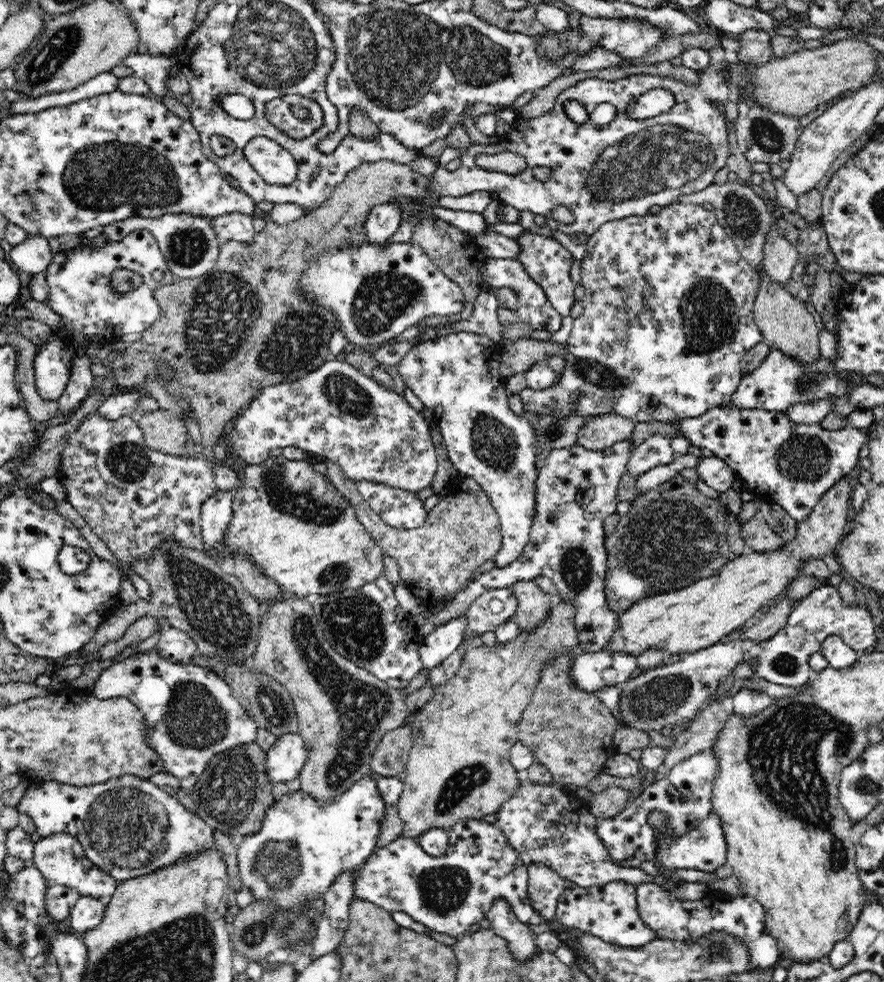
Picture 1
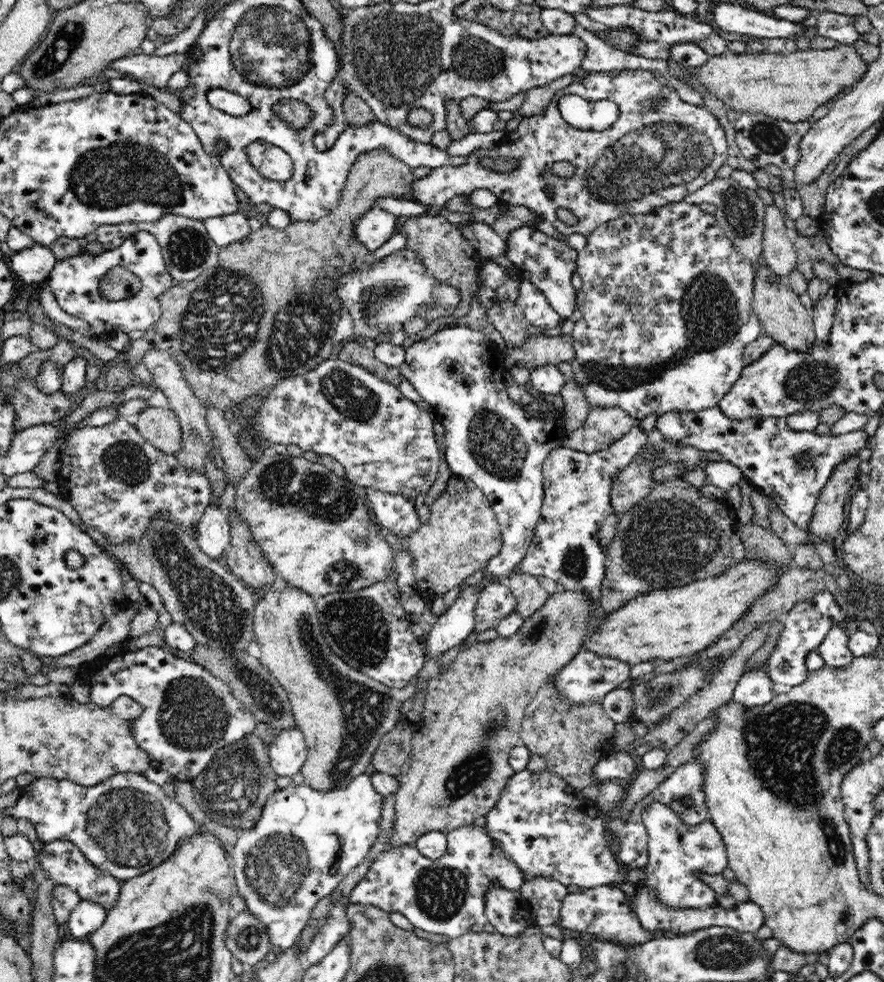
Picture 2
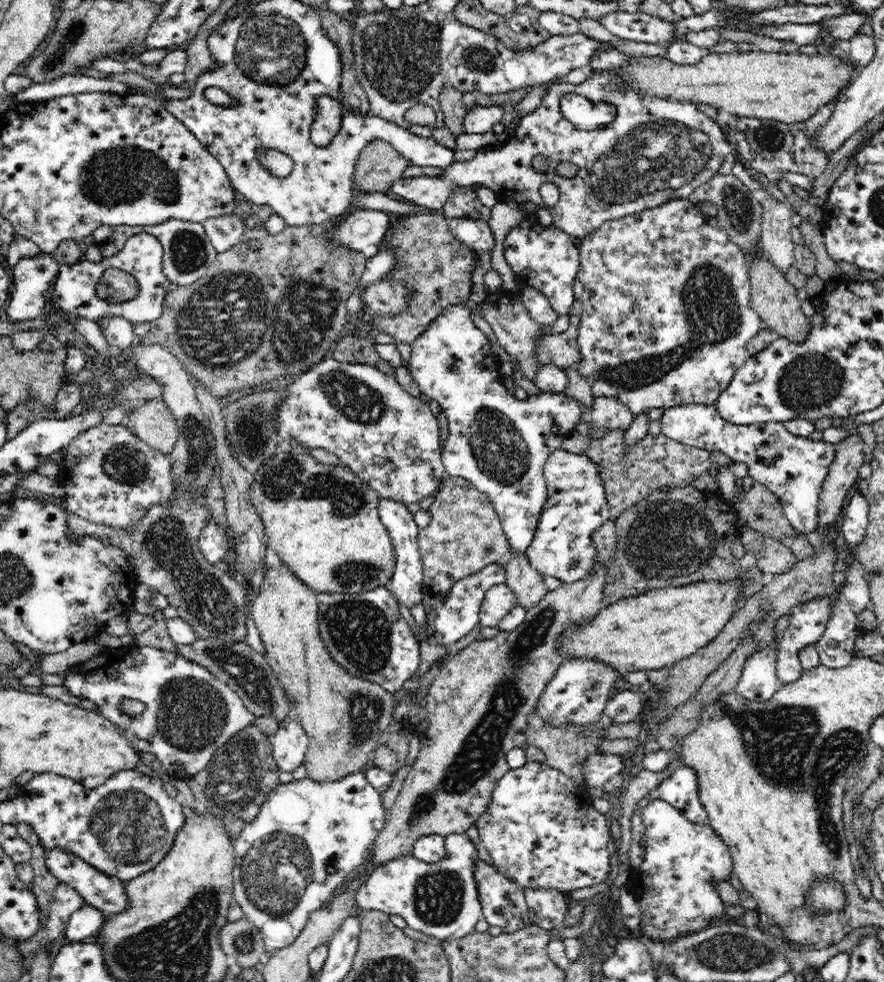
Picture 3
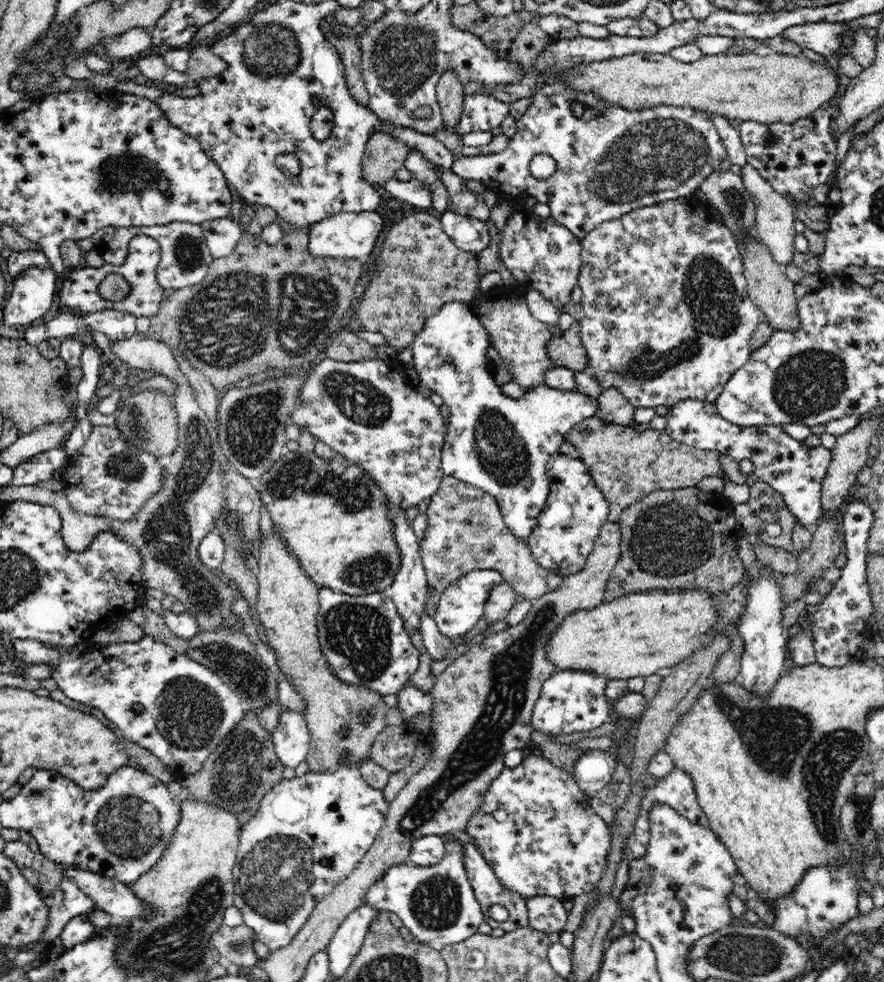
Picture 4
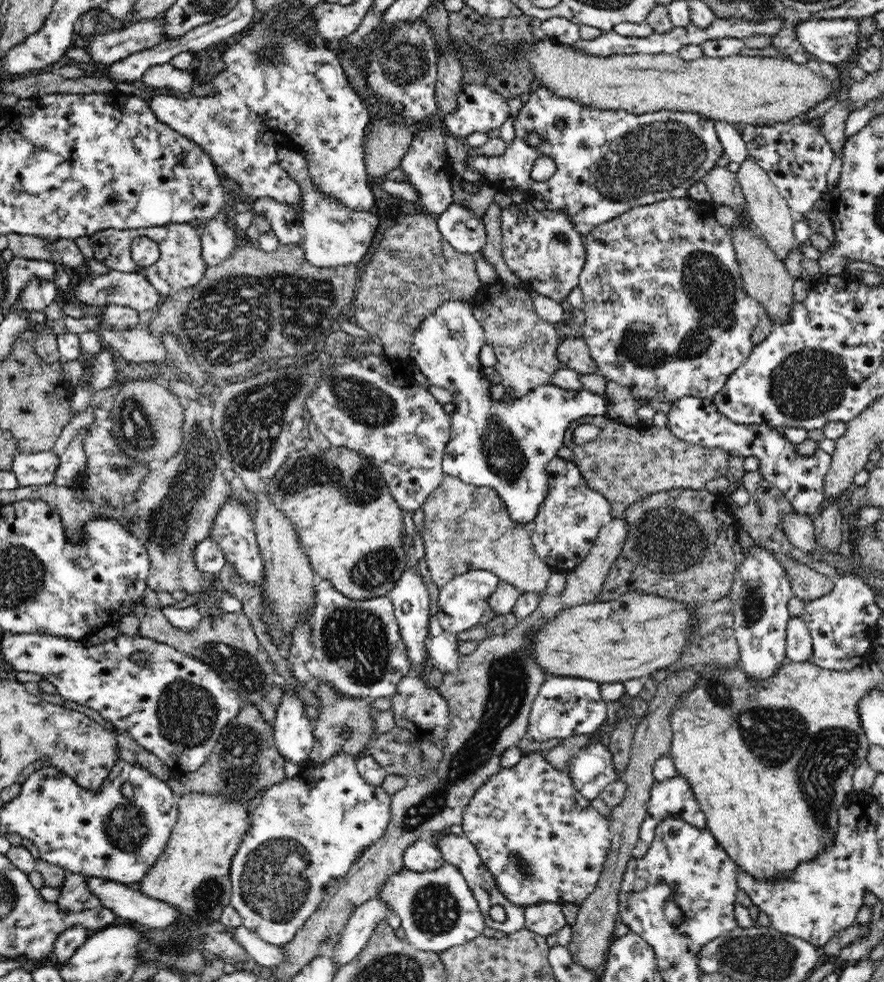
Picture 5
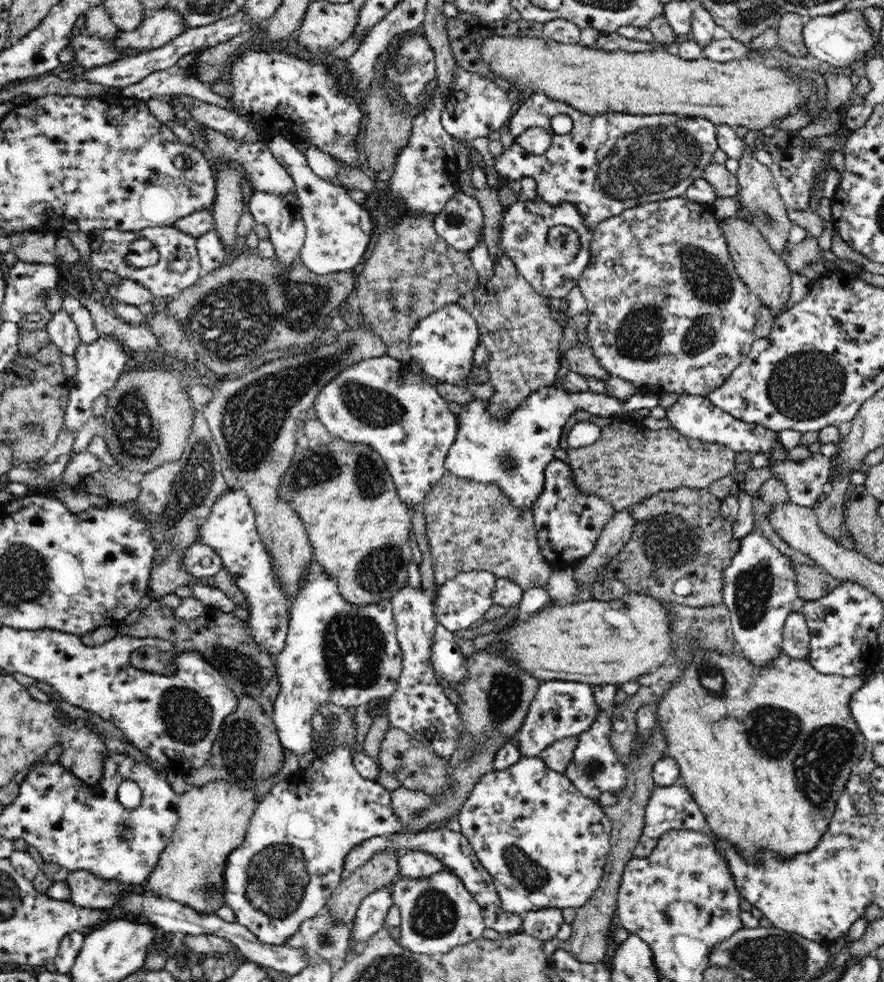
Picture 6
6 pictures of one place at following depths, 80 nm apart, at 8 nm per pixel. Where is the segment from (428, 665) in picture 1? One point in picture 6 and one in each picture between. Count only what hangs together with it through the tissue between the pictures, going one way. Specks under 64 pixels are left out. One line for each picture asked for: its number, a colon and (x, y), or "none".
2: (452, 627)
3: (498, 443)
4: (496, 443)
5: (505, 445)
6: (512, 453)

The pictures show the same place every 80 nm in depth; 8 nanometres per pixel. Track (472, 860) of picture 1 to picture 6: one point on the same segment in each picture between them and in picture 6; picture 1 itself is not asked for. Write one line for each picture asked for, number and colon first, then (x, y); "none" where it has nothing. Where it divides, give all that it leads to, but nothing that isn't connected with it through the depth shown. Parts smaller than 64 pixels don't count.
2: (446, 896)
3: (440, 900)
4: (437, 904)
5: (438, 911)
6: (437, 913)

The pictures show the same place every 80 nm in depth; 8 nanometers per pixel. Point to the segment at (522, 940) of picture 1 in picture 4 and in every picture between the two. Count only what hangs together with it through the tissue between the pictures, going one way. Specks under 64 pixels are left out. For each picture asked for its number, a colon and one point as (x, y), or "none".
2: (505, 910)
3: (496, 892)
4: (488, 891)

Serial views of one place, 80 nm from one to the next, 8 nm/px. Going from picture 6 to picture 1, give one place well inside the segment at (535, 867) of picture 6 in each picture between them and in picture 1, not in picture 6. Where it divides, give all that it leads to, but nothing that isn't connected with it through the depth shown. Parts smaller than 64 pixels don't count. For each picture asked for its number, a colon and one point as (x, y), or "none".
1: (537, 821)
2: (537, 822)
3: (541, 832)
4: (535, 827)
5: (543, 842)

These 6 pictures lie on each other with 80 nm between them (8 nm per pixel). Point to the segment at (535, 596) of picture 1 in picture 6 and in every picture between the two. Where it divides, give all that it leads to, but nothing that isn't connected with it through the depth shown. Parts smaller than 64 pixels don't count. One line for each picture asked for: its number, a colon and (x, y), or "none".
2: (530, 596)
3: (464, 535)
4: (465, 531)
5: (467, 527)
6: (470, 526)

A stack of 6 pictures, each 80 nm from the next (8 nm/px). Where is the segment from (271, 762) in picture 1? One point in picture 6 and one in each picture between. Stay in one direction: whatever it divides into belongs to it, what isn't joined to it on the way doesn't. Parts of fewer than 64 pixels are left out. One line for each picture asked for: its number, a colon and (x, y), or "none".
2: (288, 750)
3: (289, 745)
4: (291, 739)
5: (293, 736)
6: (337, 653)

